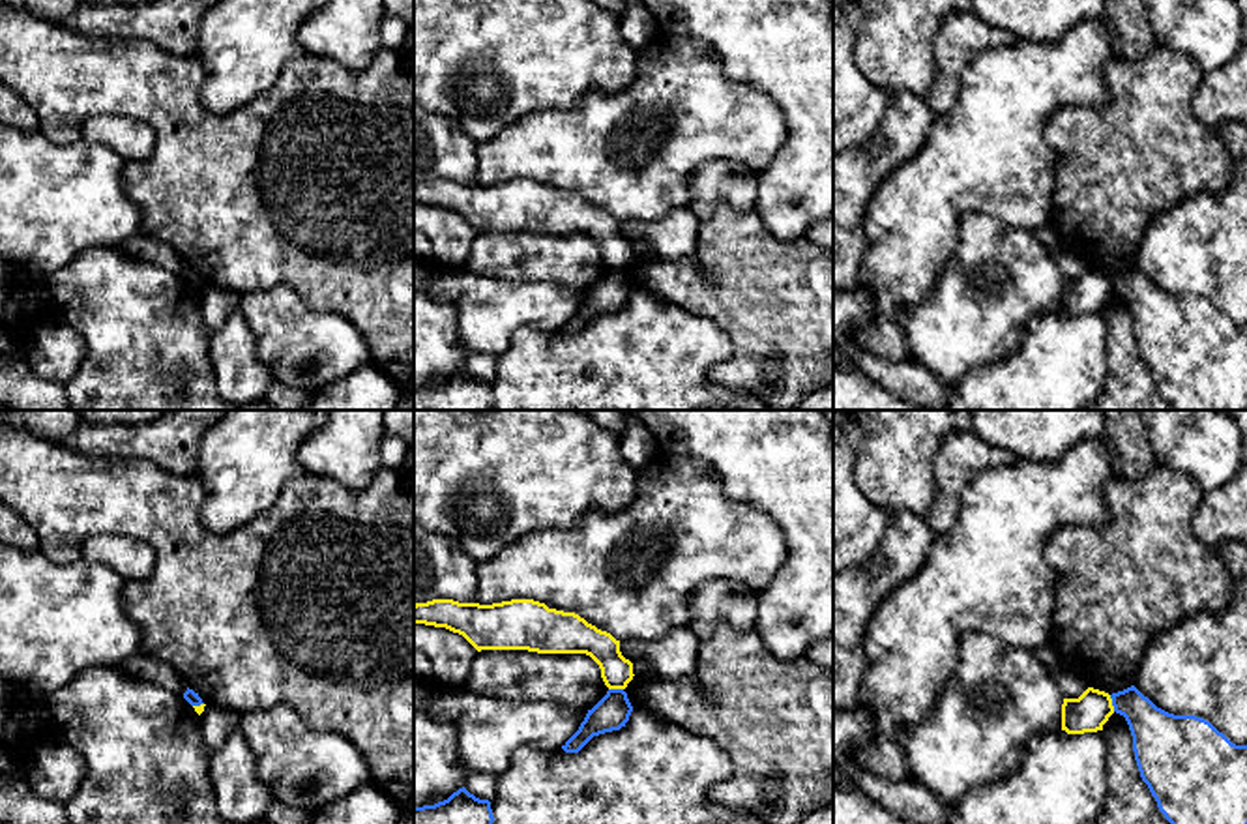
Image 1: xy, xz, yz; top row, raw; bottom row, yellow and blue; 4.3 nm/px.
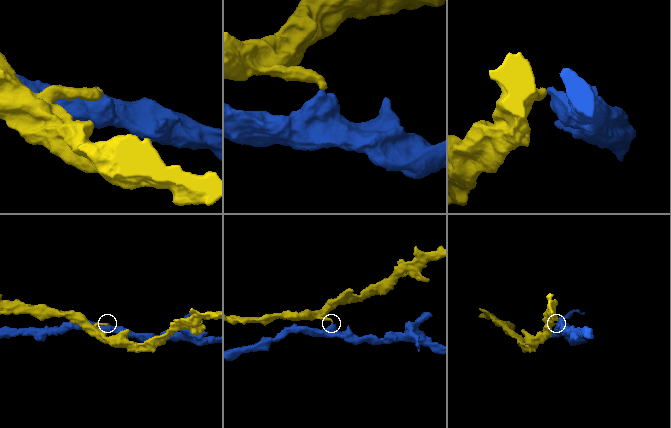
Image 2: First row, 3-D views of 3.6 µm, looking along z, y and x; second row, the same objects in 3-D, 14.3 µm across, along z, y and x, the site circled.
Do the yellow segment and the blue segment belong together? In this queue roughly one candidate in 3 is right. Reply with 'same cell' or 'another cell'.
another cell

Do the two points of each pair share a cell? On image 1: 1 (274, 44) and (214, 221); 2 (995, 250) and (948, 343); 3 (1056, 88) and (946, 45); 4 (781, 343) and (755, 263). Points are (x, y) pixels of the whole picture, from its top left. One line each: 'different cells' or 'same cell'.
1: different cells
2: same cell
3: different cells
4: same cell

